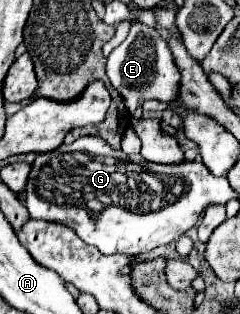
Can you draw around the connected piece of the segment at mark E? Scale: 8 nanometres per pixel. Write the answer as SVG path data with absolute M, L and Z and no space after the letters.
M141 21L133 23L127 39L107 57L107 77L111 85L119 91L119 95L125 99L125 107L131 113L137 109L139 103L147 99L173 101L177 95L179 71L173 63L169 45L157 35L153 27L147 27Z

